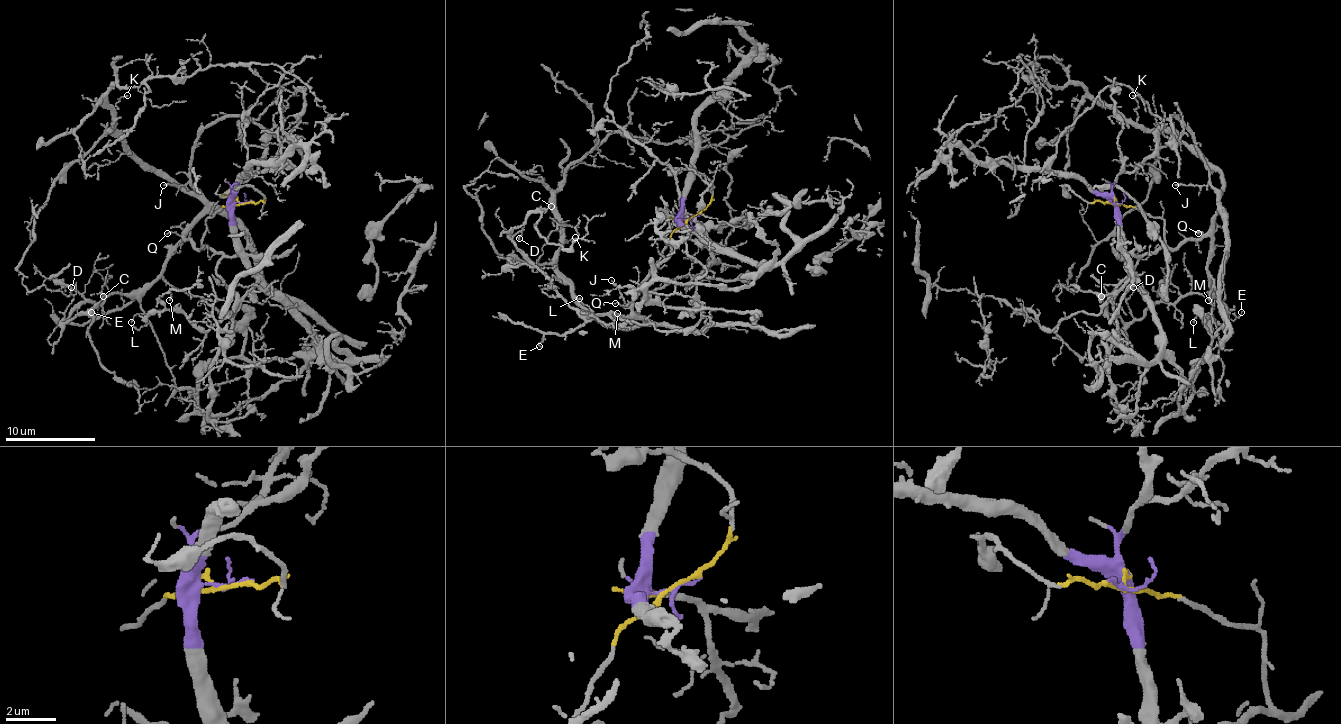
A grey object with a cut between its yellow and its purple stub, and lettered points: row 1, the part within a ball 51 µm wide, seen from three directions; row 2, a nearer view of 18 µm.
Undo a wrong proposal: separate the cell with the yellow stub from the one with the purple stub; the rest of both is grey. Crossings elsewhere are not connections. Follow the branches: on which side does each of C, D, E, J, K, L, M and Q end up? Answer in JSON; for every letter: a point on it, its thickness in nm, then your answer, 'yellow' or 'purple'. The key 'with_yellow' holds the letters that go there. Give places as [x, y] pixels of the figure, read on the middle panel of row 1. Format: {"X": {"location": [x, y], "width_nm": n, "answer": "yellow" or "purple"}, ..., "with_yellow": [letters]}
{"C": {"location": [551, 206], "width_nm": 110, "answer": "yellow"}, "D": {"location": [519, 238], "width_nm": 110, "answer": "yellow"}, "E": {"location": [539, 346], "width_nm": 80, "answer": "yellow"}, "J": {"location": [611, 280], "width_nm": 160, "answer": "yellow"}, "K": {"location": [575, 237], "width_nm": 130, "answer": "yellow"}, "L": {"location": [579, 298], "width_nm": 110, "answer": "yellow"}, "M": {"location": [617, 313], "width_nm": 130, "answer": "yellow"}, "Q": {"location": [615, 303], "width_nm": 100, "answer": "yellow"}, "with_yellow": ["C", "D", "E", "J", "K", "L", "M", "Q"]}

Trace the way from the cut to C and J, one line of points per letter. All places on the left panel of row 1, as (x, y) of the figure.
C: (243, 204), (209, 217), (198, 249), (184, 235), (141, 289), (83, 303), (63, 323), (103, 296)
J: (243, 204), (222, 206), (209, 217), (198, 249), (184, 233), (204, 201), (189, 186), (164, 186)

